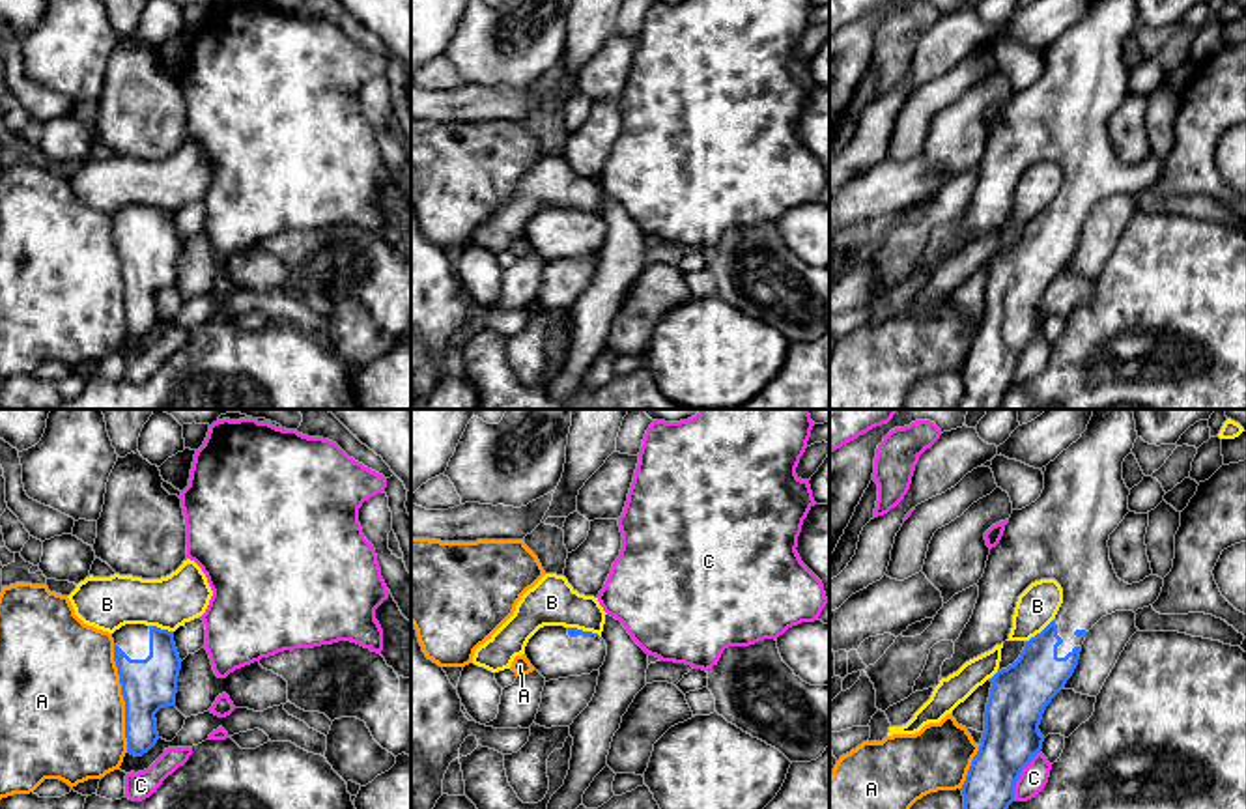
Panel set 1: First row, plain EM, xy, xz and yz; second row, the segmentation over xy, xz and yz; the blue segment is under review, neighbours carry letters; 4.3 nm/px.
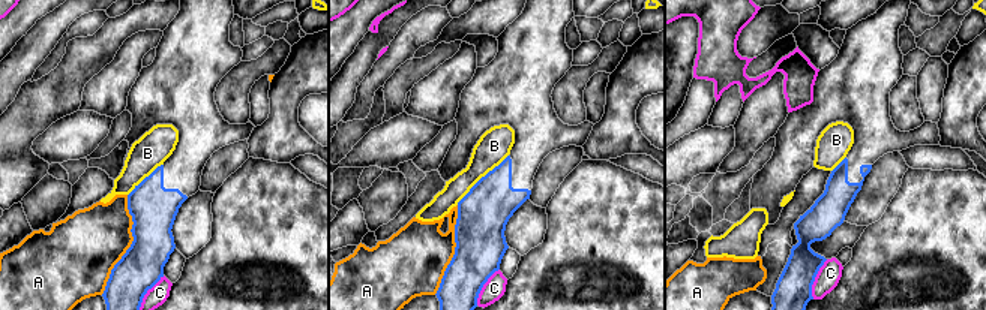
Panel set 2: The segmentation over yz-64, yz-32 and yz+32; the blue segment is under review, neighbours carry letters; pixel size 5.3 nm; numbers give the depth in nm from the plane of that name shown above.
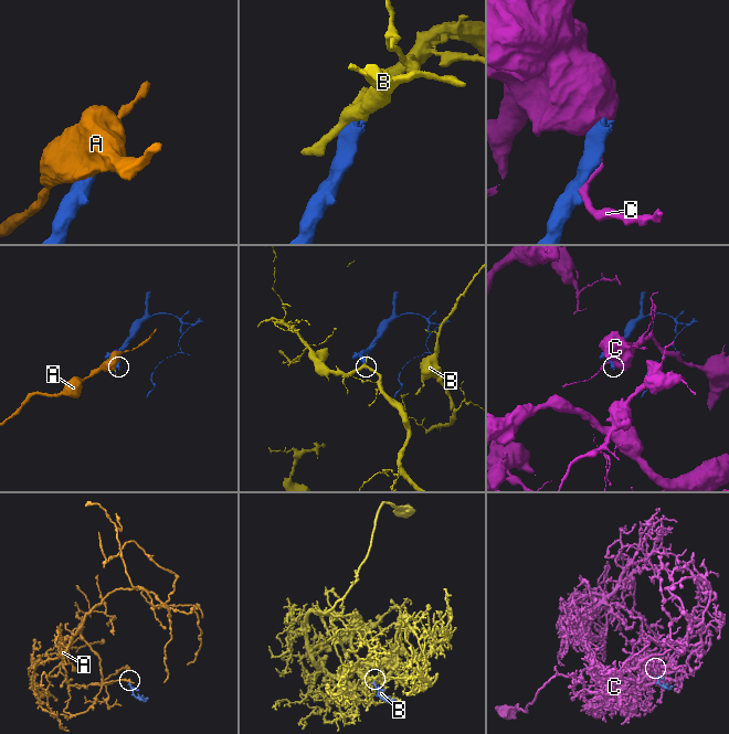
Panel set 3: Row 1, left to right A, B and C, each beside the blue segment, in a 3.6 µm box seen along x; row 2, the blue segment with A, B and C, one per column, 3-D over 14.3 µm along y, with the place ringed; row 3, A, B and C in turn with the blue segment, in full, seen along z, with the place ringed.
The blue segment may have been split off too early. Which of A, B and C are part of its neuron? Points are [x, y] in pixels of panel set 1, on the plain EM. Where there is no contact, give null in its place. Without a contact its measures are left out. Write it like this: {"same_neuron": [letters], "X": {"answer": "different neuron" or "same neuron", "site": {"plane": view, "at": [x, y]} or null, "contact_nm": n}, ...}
{"same_neuron": [], "A": {"answer": "different neuron", "site": {"plane": "xy", "at": [124, 281]}, "contact_nm": 460}, "B": {"answer": "different neuron", "site": {"plane": "yz", "at": [1041, 213]}, "contact_nm": 160}, "C": {"answer": "different neuron", "site": {"plane": "yz", "at": [1019, 357]}, "contact_nm": 240}}

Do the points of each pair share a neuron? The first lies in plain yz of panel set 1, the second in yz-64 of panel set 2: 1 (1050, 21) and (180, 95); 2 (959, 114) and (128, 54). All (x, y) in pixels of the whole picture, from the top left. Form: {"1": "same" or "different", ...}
{"1": "different", "2": "same"}

